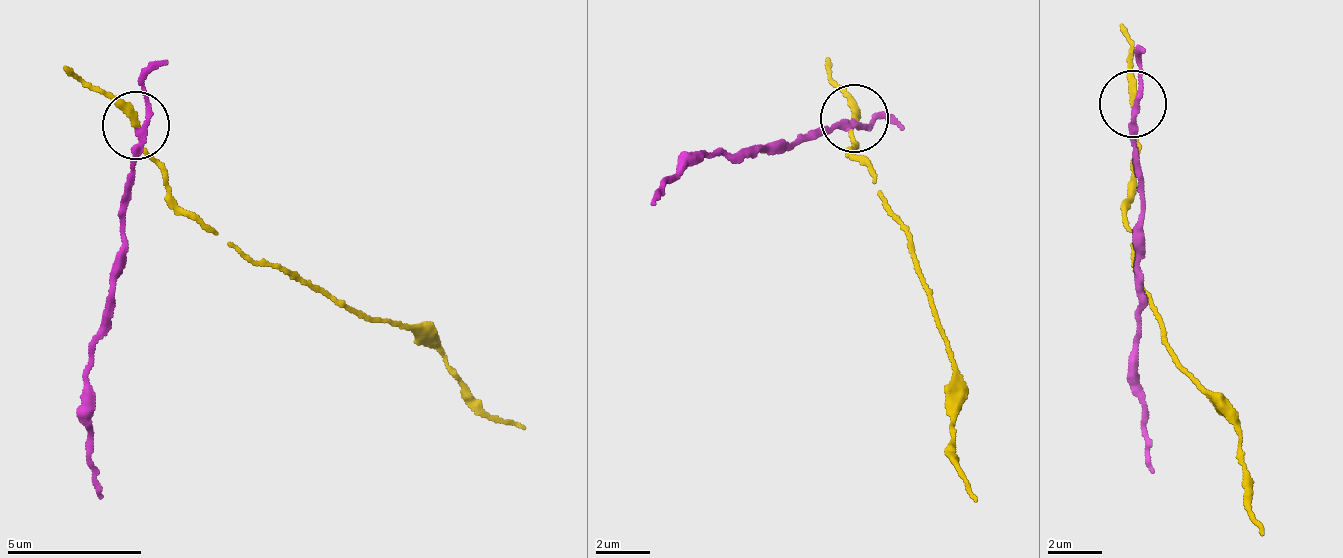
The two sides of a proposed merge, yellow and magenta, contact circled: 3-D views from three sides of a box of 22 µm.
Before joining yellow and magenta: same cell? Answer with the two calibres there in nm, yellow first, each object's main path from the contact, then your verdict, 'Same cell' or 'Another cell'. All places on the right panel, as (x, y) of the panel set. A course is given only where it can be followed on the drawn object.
Thickness 190 nm (yellow) against 190 nm. Course of yellow: (1132, 101), (1138, 145), (1121, 206), (1132, 259), (1170, 351), (1214, 400), (1245, 476), (1262, 537). Course of magenta: (1132, 108), (1144, 249), (1143, 310), (1137, 319), (1143, 457), (1152, 473). Another cell

